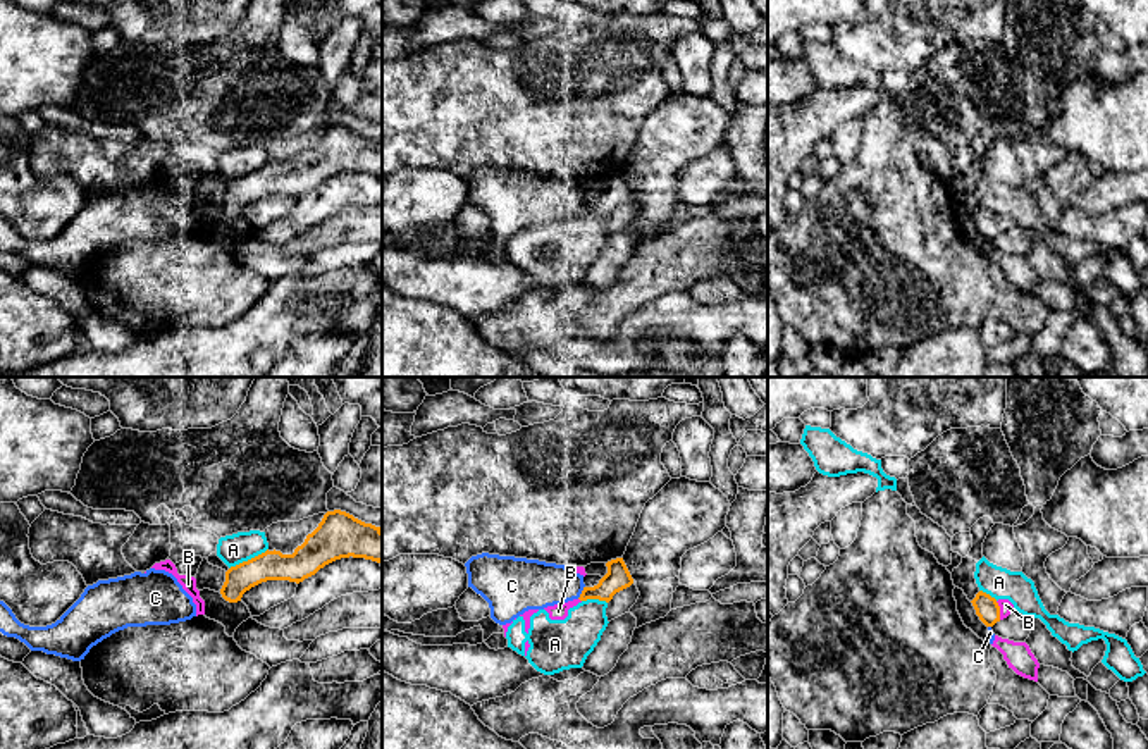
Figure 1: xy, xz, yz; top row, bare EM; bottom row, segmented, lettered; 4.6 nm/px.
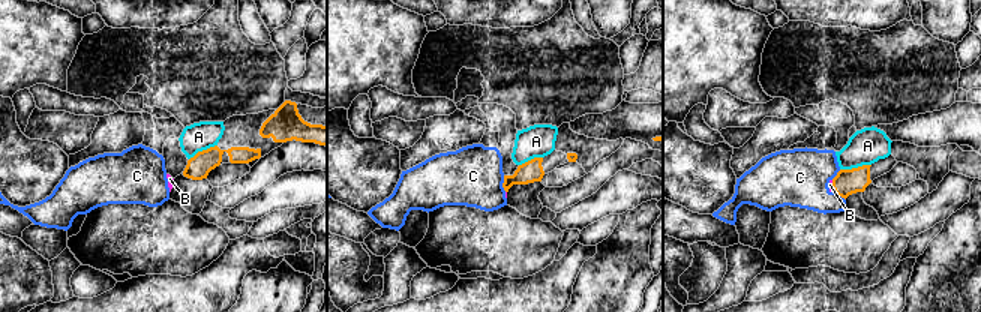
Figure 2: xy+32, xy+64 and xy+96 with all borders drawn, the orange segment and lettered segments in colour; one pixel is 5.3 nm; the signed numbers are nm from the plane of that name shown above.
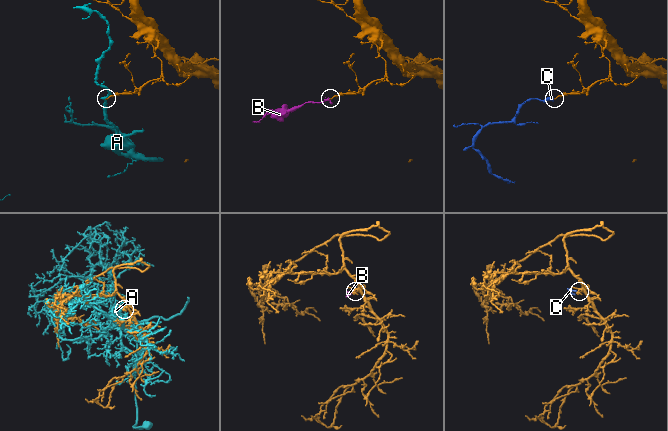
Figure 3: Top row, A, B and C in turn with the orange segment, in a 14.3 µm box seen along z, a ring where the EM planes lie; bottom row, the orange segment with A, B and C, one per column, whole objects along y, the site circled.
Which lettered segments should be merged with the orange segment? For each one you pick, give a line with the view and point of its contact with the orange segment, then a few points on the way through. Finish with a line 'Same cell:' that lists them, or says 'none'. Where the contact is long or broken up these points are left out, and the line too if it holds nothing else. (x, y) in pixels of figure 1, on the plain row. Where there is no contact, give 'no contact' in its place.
B: meets orange in yz at (999, 224)
Same cell: B

